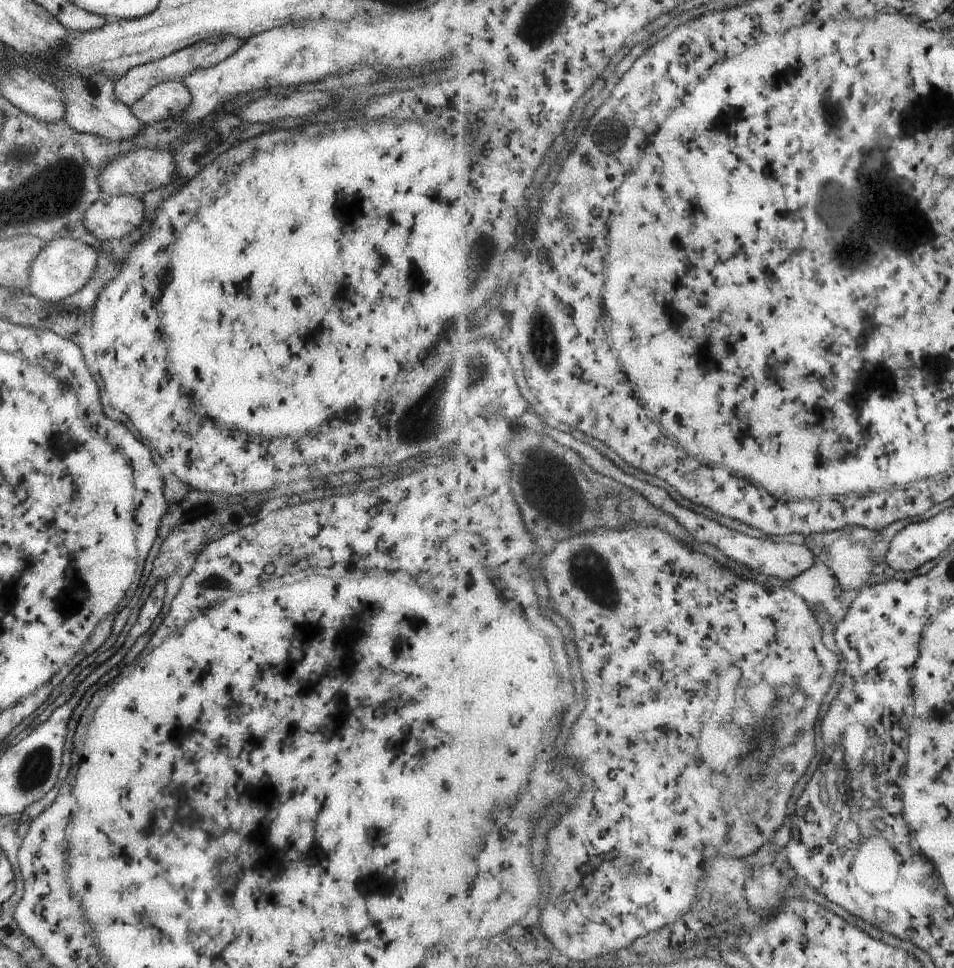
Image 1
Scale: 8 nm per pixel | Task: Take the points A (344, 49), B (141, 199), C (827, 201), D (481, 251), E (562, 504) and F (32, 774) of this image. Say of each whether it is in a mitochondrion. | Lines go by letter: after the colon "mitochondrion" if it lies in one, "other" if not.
A: other
B: other
C: mitochondrion
D: mitochondrion
E: mitochondrion
F: mitochondrion

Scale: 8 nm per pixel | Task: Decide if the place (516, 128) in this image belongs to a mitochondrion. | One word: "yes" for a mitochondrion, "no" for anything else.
no

